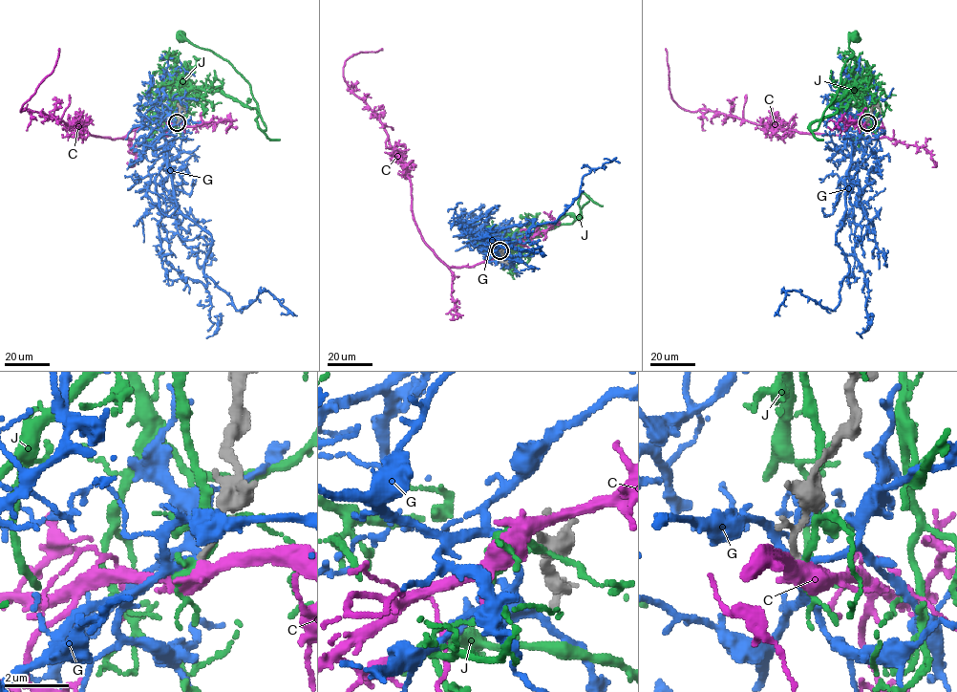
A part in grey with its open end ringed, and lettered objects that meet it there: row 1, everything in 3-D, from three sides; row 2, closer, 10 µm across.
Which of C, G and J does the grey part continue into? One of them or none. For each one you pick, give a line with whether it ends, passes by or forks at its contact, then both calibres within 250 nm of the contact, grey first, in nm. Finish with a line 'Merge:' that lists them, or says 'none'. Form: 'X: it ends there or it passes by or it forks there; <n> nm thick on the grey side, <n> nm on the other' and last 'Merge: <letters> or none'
G: it forks there; 140 nm thick on the grey side, 150 nm on the other
Merge: G

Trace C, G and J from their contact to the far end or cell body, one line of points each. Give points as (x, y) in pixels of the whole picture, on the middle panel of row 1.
C: (499, 250), (449, 267), (424, 241), (411, 183), (383, 123), (343, 74), (352, 54), (382, 49)
G: (499, 250), (484, 246), (484, 231), (554, 224), (582, 178), (610, 161), (604, 159)
J: (499, 250), (565, 214), (580, 220), (581, 193), (589, 200), (571, 224), (504, 238)

